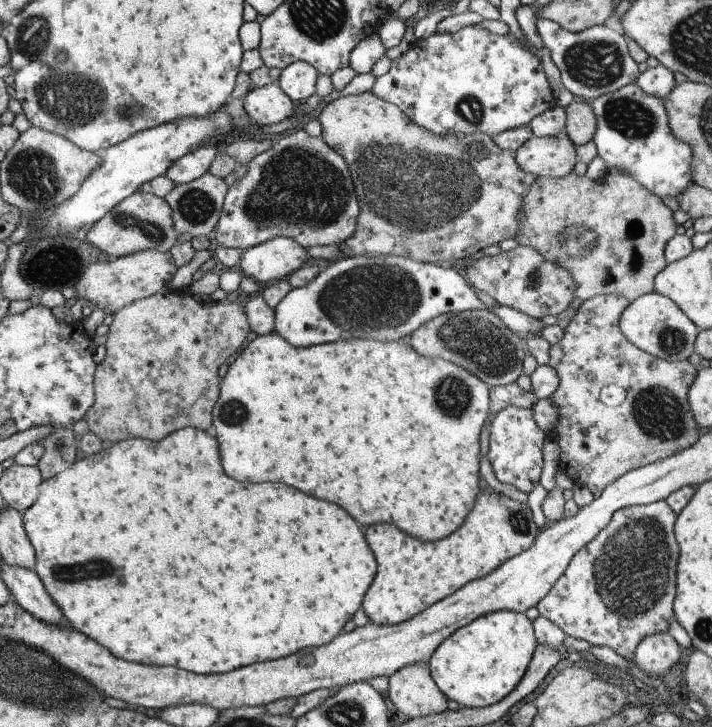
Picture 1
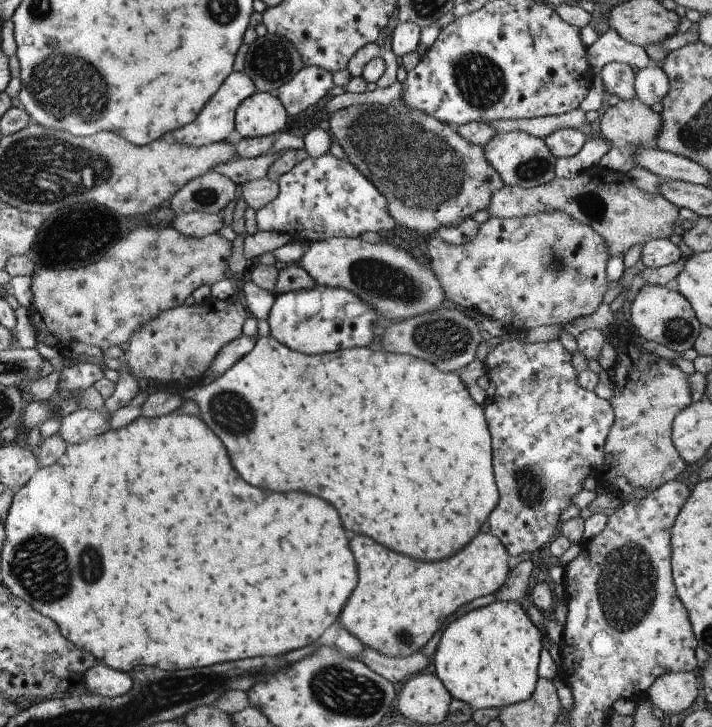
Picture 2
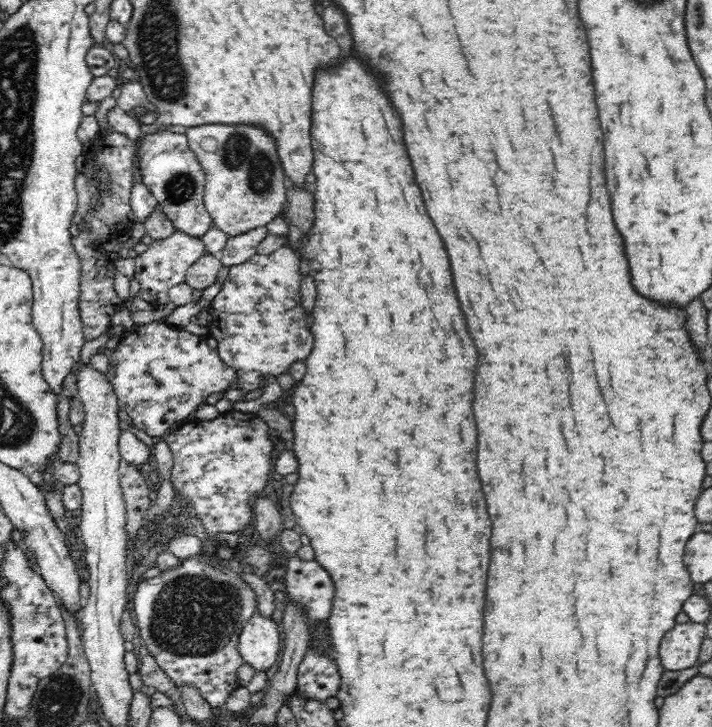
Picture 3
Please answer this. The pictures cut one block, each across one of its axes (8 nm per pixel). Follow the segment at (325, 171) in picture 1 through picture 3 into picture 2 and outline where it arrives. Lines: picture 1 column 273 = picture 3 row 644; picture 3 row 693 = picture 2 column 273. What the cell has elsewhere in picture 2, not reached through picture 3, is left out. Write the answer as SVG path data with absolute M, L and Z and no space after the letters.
M328 151L317 158L307 157L276 180L277 196L255 211L259 231L289 234L305 242L333 237L357 238L363 232L387 232L393 228L385 196L353 164L333 157Z

